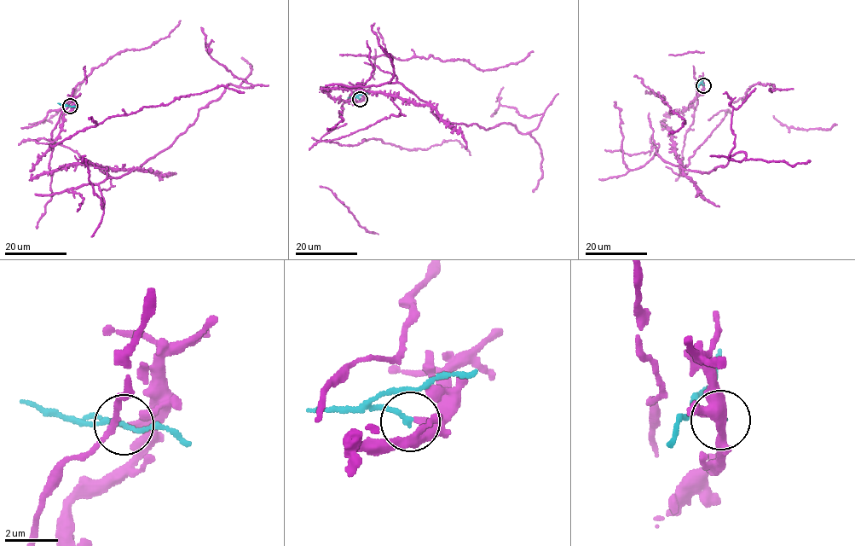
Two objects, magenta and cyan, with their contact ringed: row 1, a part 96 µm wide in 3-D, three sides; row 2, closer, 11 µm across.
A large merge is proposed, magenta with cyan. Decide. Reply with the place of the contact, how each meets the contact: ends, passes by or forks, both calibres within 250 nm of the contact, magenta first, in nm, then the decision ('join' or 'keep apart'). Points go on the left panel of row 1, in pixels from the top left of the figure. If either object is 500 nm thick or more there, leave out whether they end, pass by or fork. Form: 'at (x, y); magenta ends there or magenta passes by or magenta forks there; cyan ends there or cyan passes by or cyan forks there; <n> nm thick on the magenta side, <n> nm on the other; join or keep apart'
at (70, 106); magenta passes by; cyan ends there; 240 nm thick on the magenta side, 180 nm on the other; keep apart

